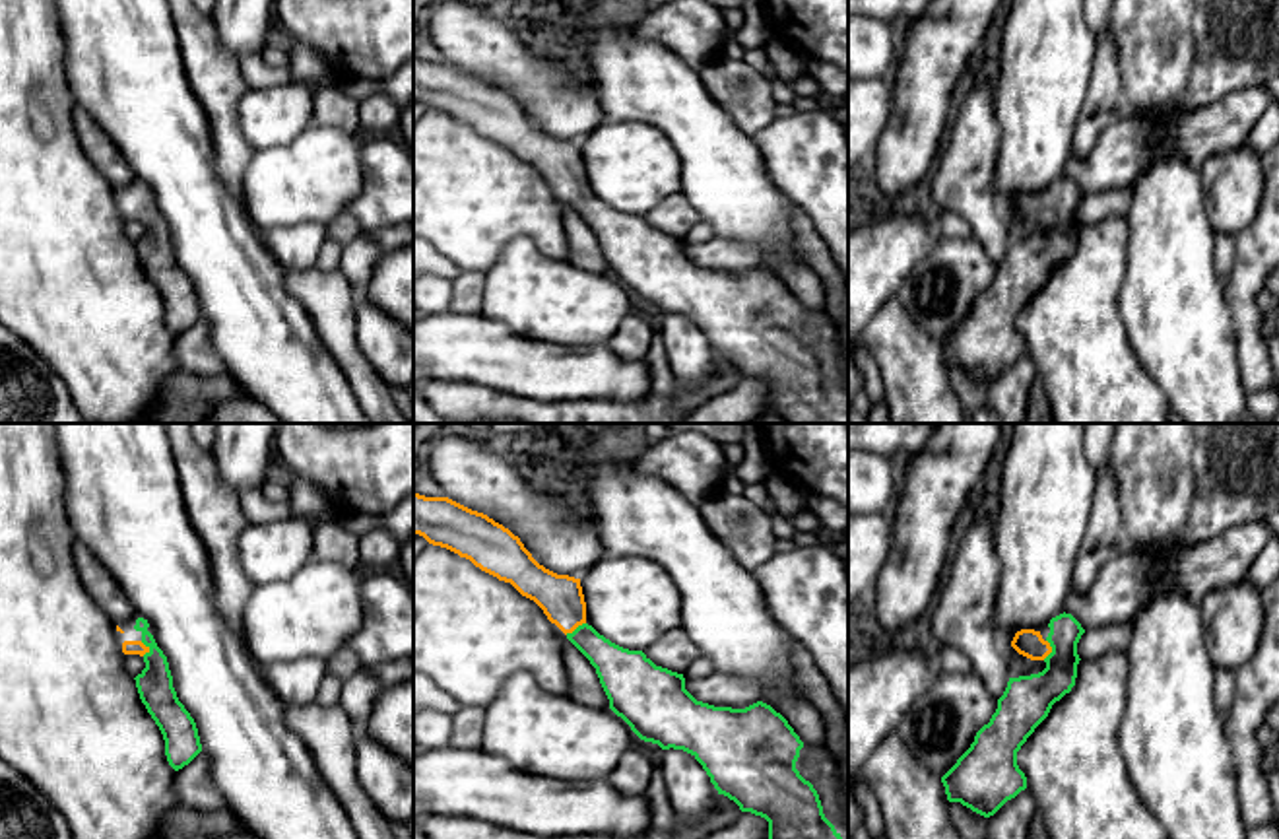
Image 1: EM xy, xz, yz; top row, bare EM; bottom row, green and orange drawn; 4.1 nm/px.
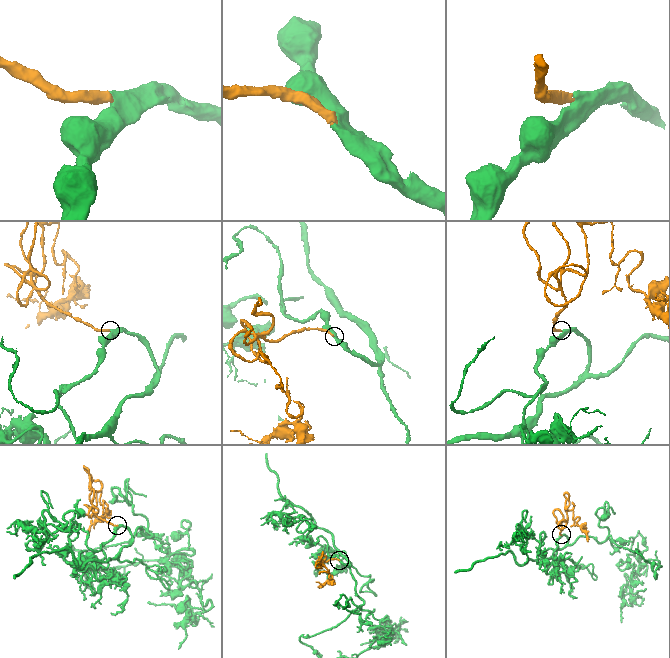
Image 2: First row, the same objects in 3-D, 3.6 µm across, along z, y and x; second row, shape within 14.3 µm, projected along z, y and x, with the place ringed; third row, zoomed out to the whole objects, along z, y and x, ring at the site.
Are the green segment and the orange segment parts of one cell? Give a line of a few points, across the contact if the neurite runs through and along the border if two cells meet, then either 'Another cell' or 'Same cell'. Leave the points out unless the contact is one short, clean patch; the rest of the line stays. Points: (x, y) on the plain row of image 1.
Line: xz (620, 235), (577, 193), (559, 162). Same cell

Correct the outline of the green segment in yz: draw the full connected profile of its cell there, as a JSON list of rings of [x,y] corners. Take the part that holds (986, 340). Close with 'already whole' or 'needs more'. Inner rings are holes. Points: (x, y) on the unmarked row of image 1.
[[[1066,177],[1052,183],[1048,192],[1050,198],[1046,204],[1034,194],[1021,194],[1015,198],[1011,212],[1031,225],[1044,225],[1046,233],[1038,239],[1009,243],[990,287],[976,297],[970,313],[941,342],[949,367],[961,367],[972,377],[990,383],[1007,365],[1027,353],[1027,342],[1017,330],[1017,317],[1034,293],[1048,282],[1052,270],[1075,251],[1077,229],[1081,225],[1077,219],[1077,208],[1085,198],[1081,188]]]; needs more

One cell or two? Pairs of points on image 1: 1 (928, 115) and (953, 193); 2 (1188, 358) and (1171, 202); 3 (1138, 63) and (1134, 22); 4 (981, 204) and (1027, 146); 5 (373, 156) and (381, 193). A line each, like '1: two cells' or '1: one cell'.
1: two cells
2: one cell
3: one cell
4: two cells
5: one cell

